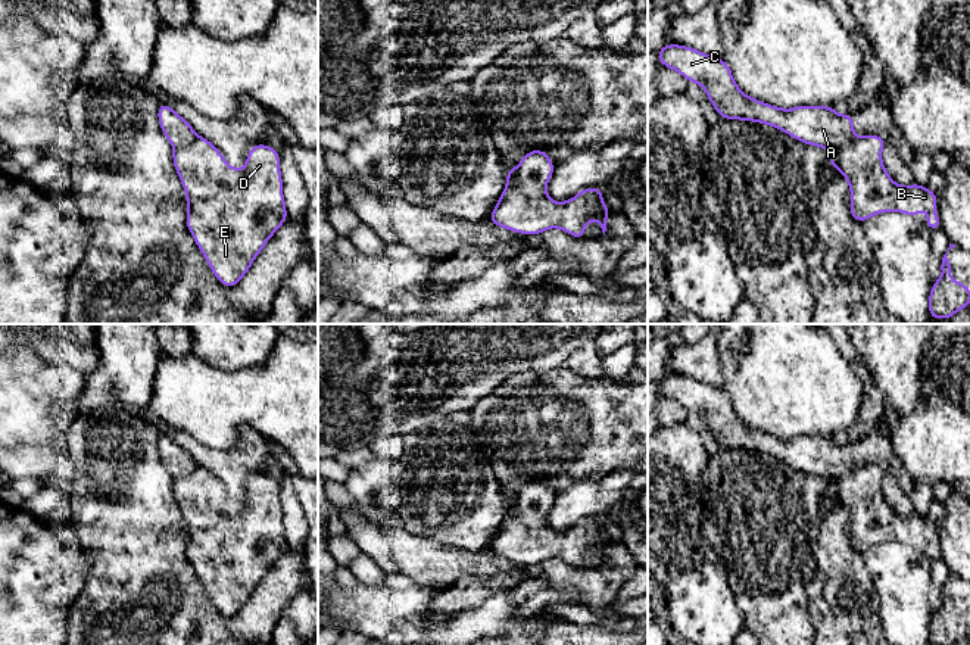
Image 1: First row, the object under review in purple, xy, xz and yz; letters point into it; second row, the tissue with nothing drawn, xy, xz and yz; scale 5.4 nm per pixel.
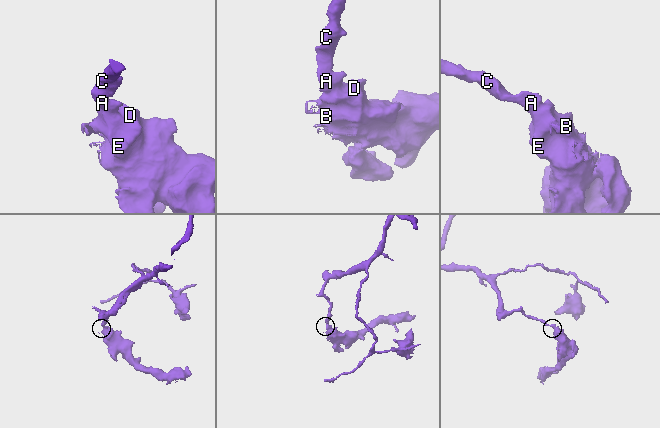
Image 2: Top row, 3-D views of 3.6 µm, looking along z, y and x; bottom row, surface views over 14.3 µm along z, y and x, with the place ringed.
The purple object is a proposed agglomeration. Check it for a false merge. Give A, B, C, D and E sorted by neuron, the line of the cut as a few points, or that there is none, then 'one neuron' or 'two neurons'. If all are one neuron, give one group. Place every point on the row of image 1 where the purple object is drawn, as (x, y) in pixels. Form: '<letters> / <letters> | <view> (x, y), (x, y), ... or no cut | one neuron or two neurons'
A C / B D E | xy (197, 136), (189, 143), (174, 147) | two neurons

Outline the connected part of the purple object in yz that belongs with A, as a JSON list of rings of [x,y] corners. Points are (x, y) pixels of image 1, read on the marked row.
[[[665,44],[656,54],[661,66],[677,71],[687,82],[699,84],[721,119],[771,125],[804,144],[827,150],[842,149],[855,140],[852,113],[840,115],[833,106],[783,109],[749,97],[737,87],[724,59],[698,49]]]

